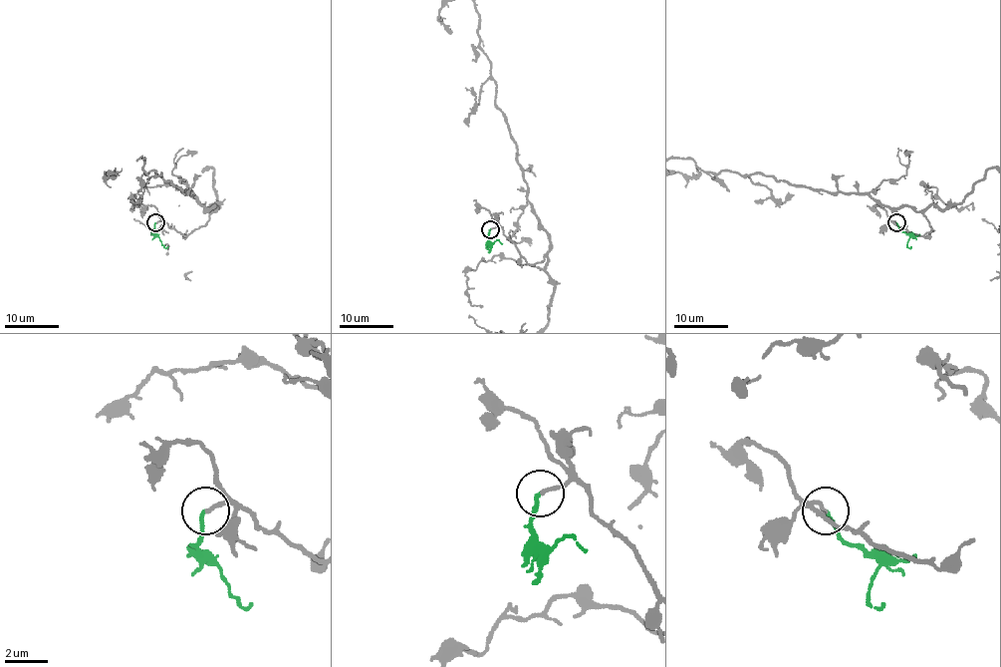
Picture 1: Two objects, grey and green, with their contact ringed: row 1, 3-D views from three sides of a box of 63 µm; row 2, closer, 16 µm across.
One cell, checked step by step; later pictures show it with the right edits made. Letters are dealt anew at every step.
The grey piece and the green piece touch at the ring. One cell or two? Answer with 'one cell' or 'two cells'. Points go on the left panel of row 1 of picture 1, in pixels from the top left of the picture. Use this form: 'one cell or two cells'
one cell

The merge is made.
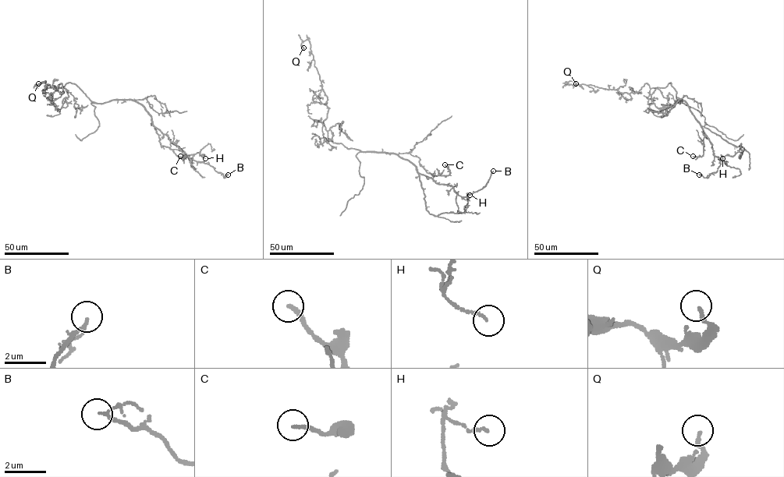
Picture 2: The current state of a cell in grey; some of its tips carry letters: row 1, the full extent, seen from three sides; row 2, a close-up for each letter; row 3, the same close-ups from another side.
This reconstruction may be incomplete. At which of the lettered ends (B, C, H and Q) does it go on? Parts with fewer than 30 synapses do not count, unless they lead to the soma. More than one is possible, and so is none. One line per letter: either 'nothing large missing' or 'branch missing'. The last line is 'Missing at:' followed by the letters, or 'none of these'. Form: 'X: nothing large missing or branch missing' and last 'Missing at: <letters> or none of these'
B: nothing large missing
C: nothing large missing
H: nothing large missing
Q: nothing large missing
Missing at: none of these

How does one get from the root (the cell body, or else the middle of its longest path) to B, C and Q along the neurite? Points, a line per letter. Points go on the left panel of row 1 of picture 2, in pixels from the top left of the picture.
B: (103, 103), (133, 100), (140, 104), (150, 116), (153, 125), (189, 157), (209, 164), (224, 178), (228, 174)
C: (103, 103), (133, 100), (140, 104), (150, 116), (153, 125), (166, 134), (186, 157), (180, 156)
Q: (103, 103), (91, 101), (70, 83), (62, 87), (58, 85), (62, 84), (62, 93), (45, 81), (38, 83)

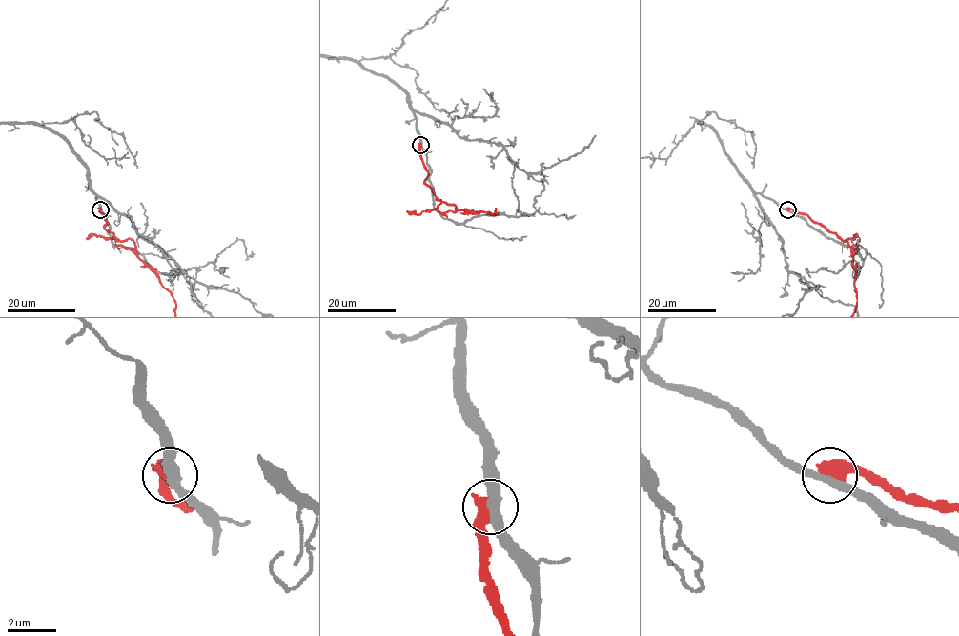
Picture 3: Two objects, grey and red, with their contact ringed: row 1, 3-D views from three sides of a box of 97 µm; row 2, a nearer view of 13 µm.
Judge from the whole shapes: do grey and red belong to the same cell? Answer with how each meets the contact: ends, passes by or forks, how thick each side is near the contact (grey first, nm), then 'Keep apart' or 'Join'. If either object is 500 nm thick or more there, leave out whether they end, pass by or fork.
Thickness 360 nm (grey) against 700 nm. Keep apart

